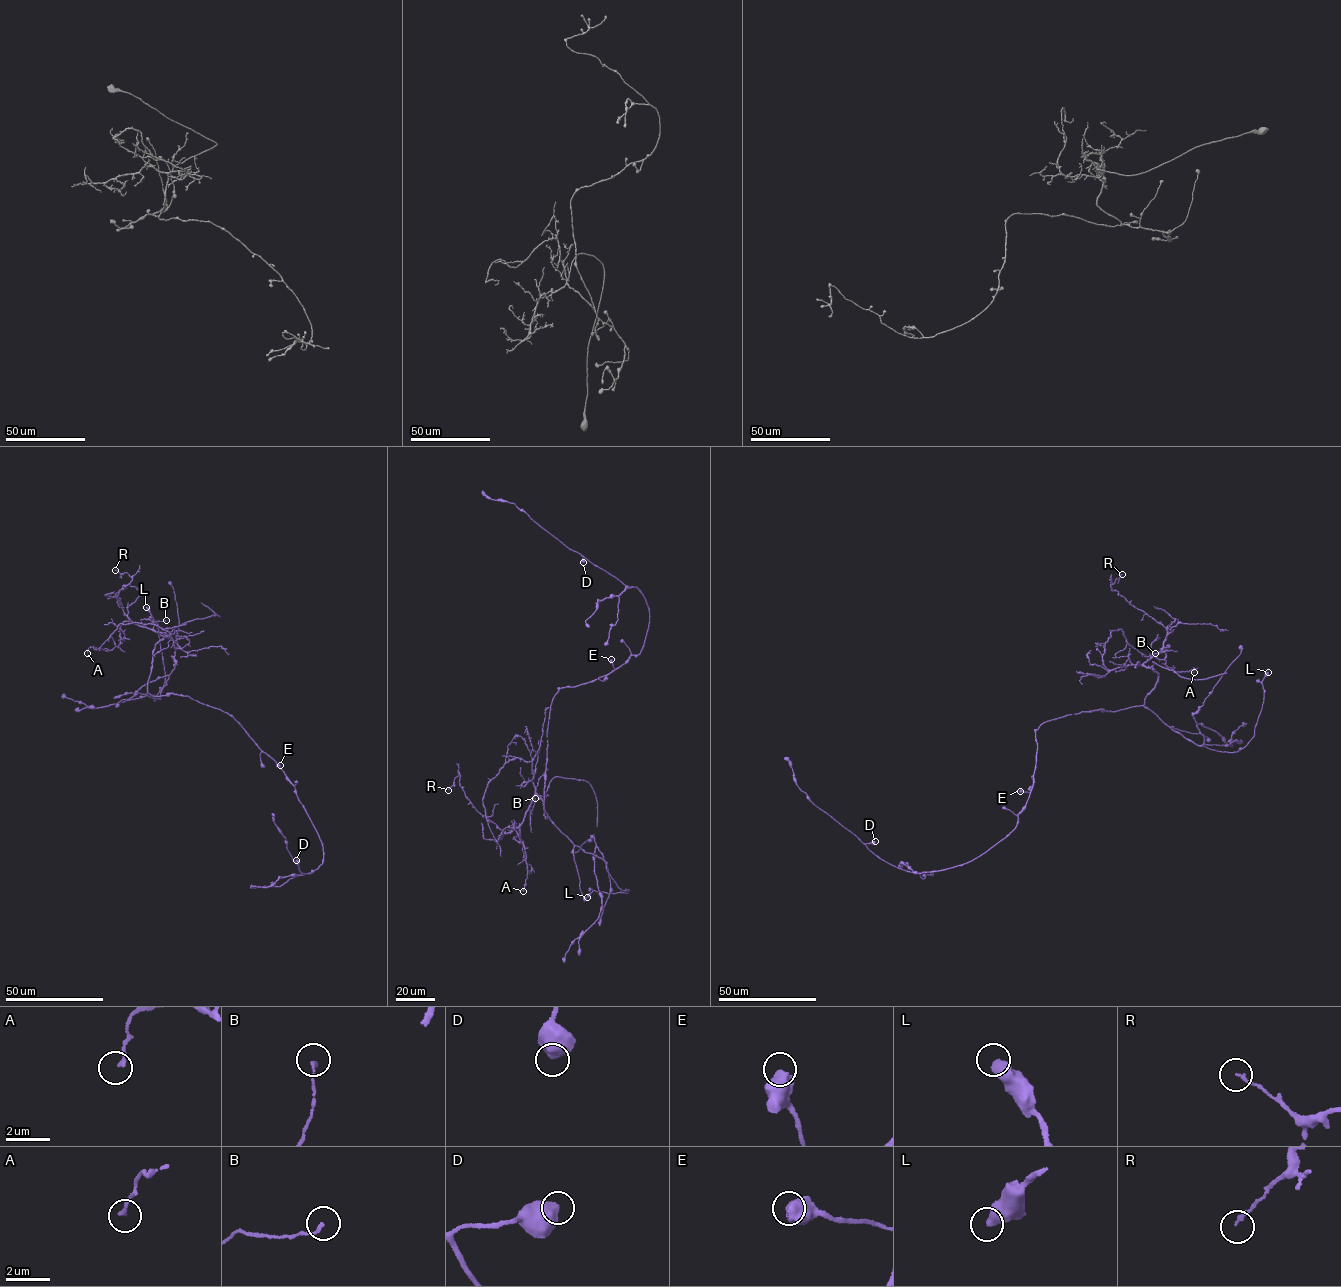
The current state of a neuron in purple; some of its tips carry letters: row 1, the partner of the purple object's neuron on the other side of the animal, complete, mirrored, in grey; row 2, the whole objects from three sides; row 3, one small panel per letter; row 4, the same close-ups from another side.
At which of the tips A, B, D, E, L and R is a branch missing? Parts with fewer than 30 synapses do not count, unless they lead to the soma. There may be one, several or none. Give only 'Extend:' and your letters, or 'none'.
Extend: none

